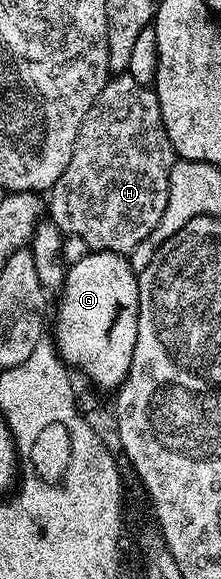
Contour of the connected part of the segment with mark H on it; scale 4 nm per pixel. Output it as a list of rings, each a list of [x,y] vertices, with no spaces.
[[[129,75],[113,76],[106,83],[106,87],[102,87],[98,99],[94,99],[90,111],[86,111],[86,119],[82,119],[82,127],[78,127],[78,135],[74,139],[70,163],[66,163],[66,171],[62,171],[58,183],[52,185],[50,190],[52,198],[49,196],[46,201],[50,220],[60,228],[61,233],[81,238],[88,245],[89,250],[102,253],[119,253],[121,255],[131,254],[132,250],[138,247],[138,243],[142,243],[142,239],[149,237],[154,231],[154,227],[158,227],[158,223],[162,219],[162,211],[166,211],[168,180],[170,179],[173,160],[172,144],[164,130],[164,120],[162,119],[162,111],[158,107],[155,88],[135,82]]]

